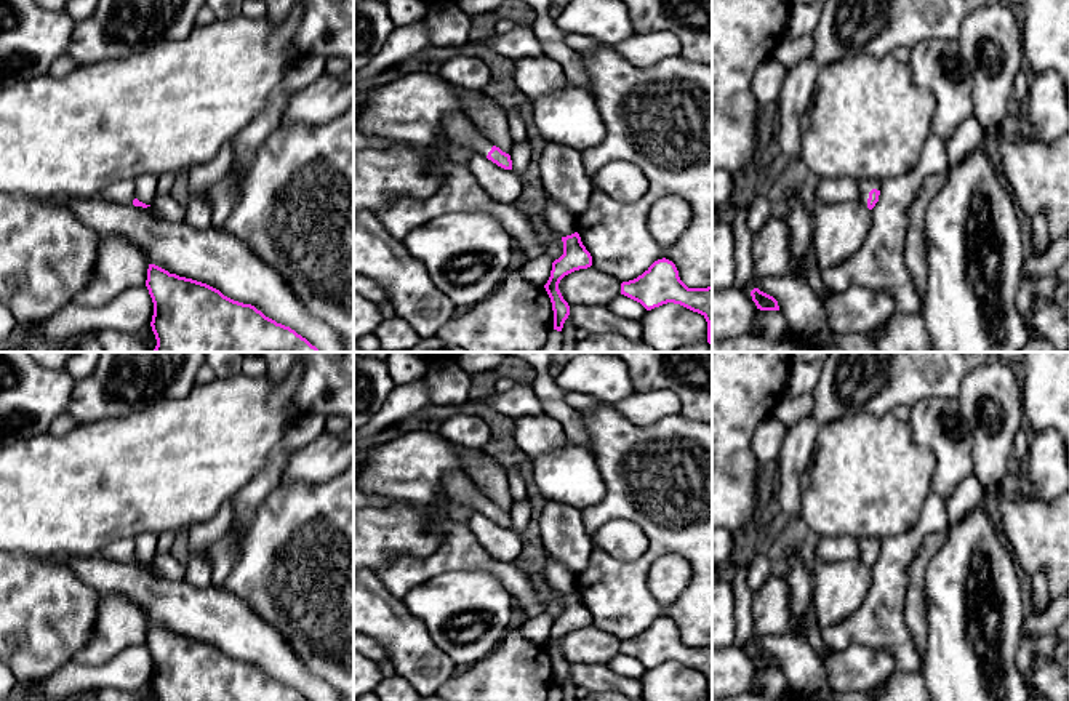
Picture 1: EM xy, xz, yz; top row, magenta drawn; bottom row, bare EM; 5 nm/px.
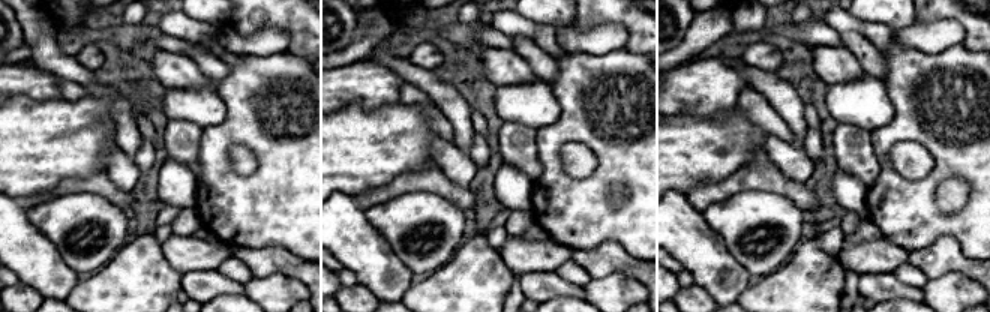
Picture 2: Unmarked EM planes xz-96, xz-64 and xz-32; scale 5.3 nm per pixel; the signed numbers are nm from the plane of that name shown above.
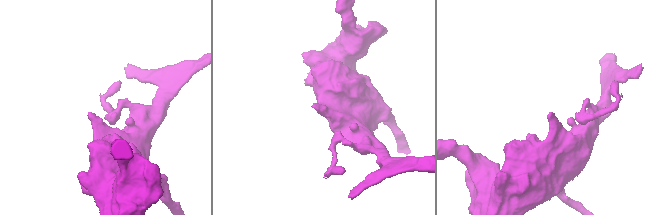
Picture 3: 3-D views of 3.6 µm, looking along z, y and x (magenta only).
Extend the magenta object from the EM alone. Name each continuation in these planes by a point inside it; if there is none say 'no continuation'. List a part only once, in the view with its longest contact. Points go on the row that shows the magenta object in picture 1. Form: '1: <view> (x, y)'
1: yz (866, 186)

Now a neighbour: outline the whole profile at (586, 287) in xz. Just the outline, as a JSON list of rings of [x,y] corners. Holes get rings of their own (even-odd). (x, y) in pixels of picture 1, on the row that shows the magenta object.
[[[592,266],[565,275],[559,290],[568,306],[608,306],[621,293],[621,282]]]

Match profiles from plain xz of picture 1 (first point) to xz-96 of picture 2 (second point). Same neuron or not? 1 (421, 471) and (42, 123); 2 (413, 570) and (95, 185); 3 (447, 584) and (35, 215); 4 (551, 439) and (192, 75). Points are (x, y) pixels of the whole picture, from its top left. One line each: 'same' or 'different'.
1: different
2: same
3: same
4: same

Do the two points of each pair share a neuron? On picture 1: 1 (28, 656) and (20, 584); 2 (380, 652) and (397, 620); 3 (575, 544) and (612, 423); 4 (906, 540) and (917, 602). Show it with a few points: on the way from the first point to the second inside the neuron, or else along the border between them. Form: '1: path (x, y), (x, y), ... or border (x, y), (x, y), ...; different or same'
1: path (28, 639), (28, 613), (20, 602); same
2: border (370, 636), (386, 650), (389, 658); different
3: border (581, 511), (584, 530), (591, 538); different
4: border (933, 532), (922, 540), (911, 564), (904, 599); different

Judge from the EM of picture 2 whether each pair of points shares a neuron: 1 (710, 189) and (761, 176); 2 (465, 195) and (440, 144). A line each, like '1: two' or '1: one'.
1: one
2: two

